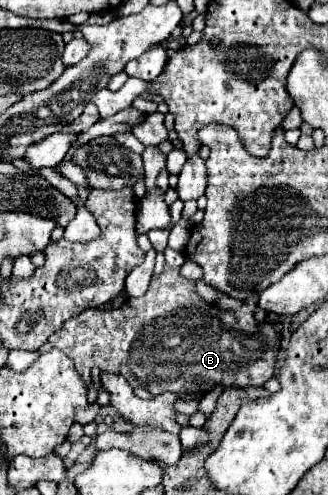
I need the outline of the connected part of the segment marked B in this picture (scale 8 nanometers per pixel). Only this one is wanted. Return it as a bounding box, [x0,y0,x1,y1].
[49,267,279,399]

